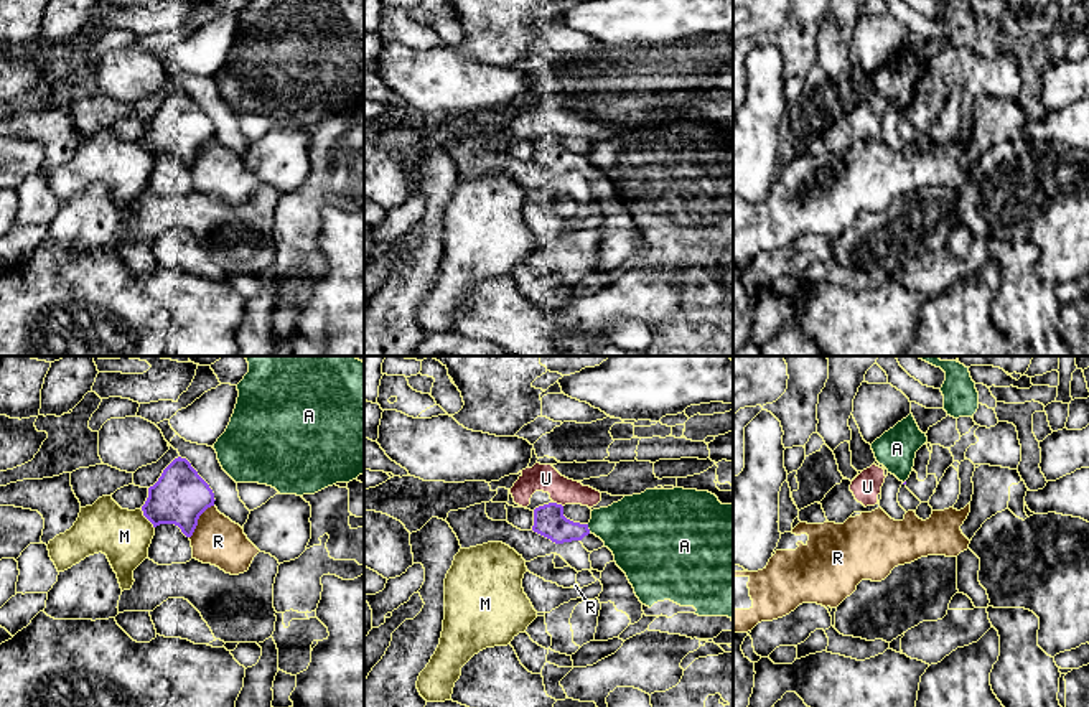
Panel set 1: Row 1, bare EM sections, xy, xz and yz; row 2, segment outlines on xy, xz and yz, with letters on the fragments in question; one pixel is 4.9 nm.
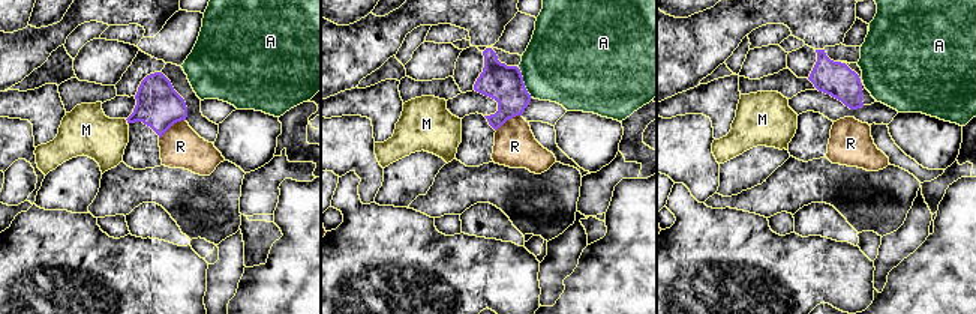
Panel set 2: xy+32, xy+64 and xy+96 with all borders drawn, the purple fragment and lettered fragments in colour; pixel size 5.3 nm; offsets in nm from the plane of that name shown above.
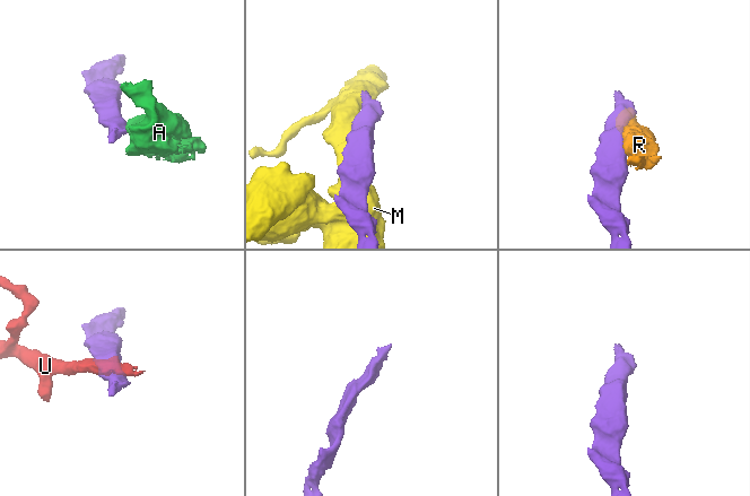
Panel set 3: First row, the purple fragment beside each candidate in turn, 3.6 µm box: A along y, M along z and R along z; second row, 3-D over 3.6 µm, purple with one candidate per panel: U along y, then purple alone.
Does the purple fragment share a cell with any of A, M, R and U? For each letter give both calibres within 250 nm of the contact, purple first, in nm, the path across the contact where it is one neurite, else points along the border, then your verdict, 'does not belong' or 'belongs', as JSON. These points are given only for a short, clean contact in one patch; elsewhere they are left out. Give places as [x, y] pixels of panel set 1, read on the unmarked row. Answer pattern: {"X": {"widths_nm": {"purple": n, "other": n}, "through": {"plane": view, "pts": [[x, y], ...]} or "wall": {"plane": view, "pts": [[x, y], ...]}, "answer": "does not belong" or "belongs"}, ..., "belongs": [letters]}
{"A": {"widths_nm": {"purple": 160, "other": 340}, "wall": {"plane": "xz", "pts": [[587, 155], [590, 162]]}, "answer": "does not belong"}, "M": {"widths_nm": {"purple": 280, "other": 260}, "answer": "does not belong"}, "R": {"widths_nm": {"purple": 280, "other": 240}, "answer": "does not belong"}, "U": {"widths_nm": {"purple": 160, "other": 130}, "answer": "does not belong"}, "belongs": []}

